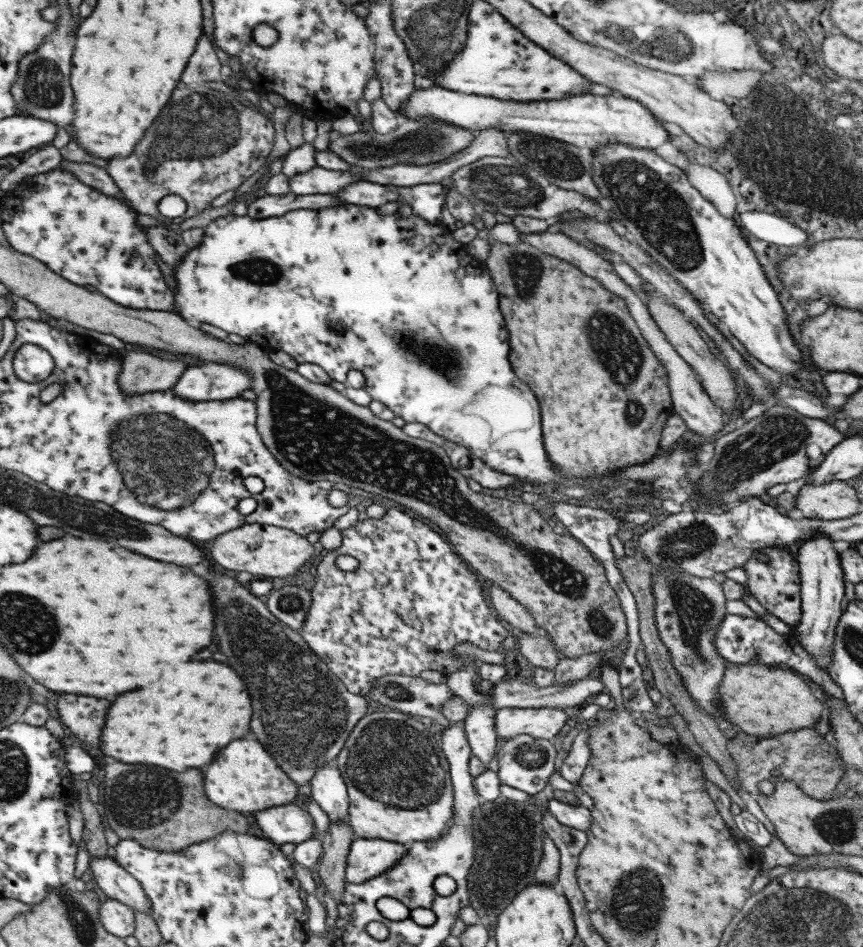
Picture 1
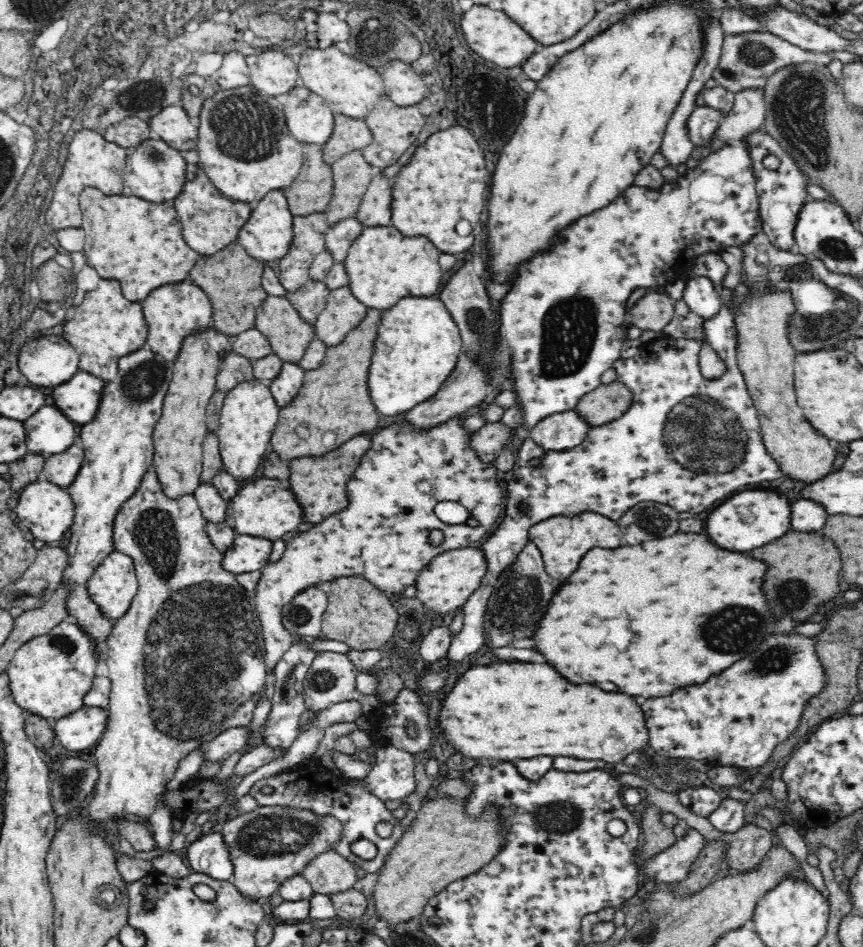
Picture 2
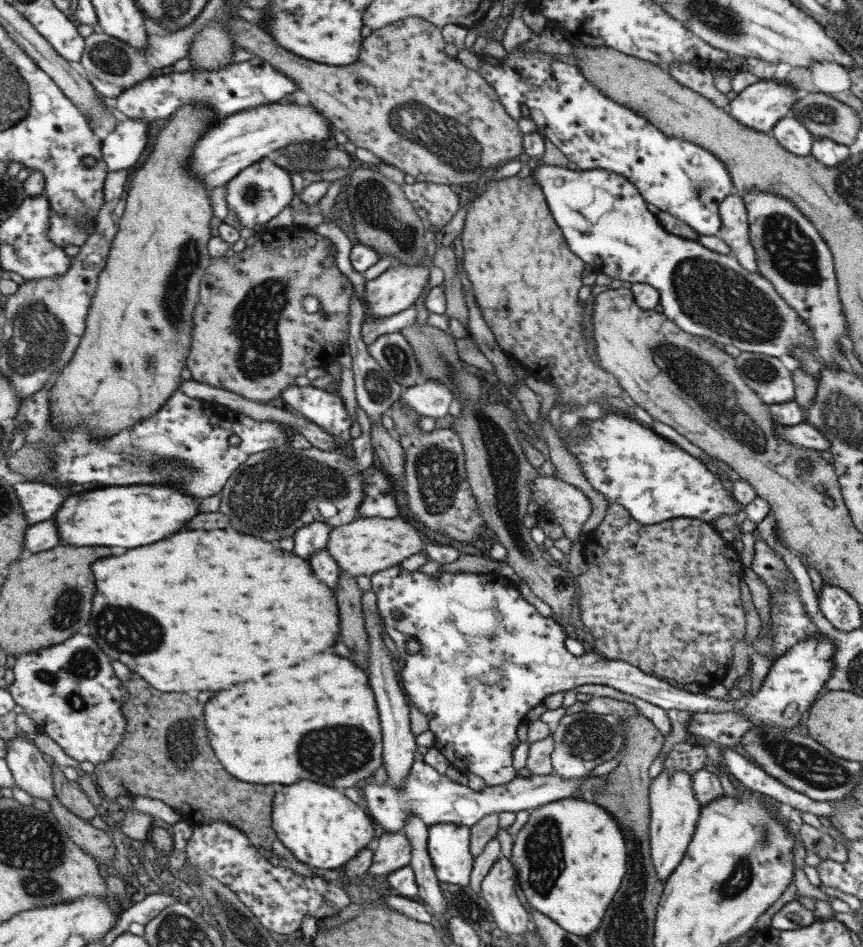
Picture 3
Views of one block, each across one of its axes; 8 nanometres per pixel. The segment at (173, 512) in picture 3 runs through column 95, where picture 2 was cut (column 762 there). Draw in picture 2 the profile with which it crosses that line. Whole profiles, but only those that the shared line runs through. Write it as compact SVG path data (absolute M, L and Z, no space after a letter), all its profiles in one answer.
M746 490L734 494L730 500L720 504L706 520L704 532L710 536L718 548L732 552L746 552L760 548L790 530L790 502L786 496L778 496L776 492L766 490Z

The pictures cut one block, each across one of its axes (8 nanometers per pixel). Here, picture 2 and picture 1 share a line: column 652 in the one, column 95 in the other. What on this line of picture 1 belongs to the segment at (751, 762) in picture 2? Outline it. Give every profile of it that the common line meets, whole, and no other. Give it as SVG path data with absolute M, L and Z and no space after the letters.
M60 696L56 704L57 717L64 728L76 734L82 742L100 749L100 735L110 704L110 700L98 700L90 696Z

